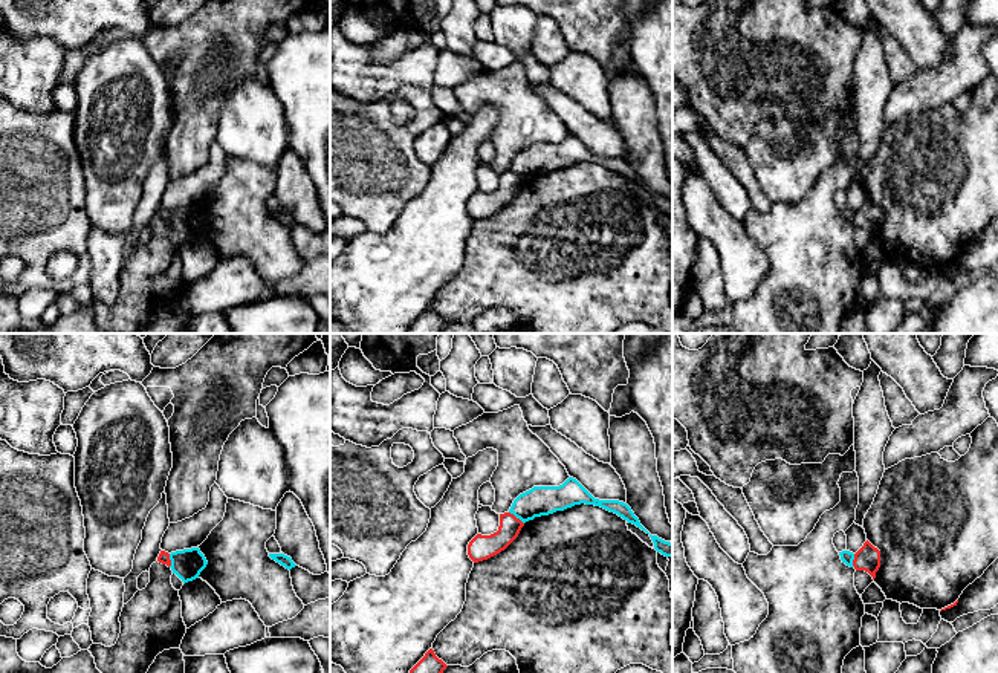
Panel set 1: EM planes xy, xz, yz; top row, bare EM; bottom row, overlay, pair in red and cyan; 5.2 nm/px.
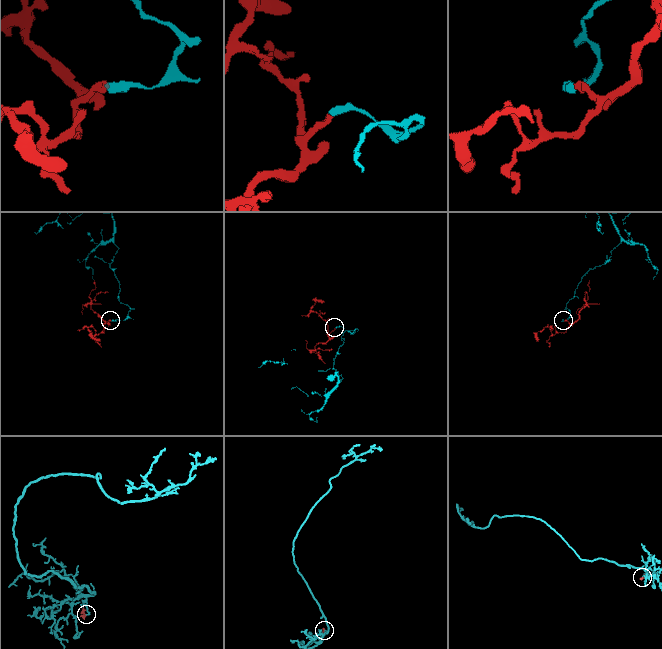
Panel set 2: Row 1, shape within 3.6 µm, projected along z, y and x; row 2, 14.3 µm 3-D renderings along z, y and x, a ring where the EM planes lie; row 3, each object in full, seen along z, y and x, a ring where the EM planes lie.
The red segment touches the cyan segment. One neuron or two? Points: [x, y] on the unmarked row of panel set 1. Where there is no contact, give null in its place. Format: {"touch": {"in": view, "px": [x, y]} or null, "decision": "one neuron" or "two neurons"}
{"touch": {"in": "xz", "px": [515, 175]}, "decision": "two neurons"}

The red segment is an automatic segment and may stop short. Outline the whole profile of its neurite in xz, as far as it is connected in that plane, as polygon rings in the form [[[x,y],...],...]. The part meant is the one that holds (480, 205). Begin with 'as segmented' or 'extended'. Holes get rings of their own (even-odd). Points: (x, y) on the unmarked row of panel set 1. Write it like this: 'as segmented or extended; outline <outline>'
as segmented; outline [[[510,170],[500,171],[498,188],[491,193],[477,191],[468,202],[474,220],[488,217],[504,208],[520,191],[524,180]]]

